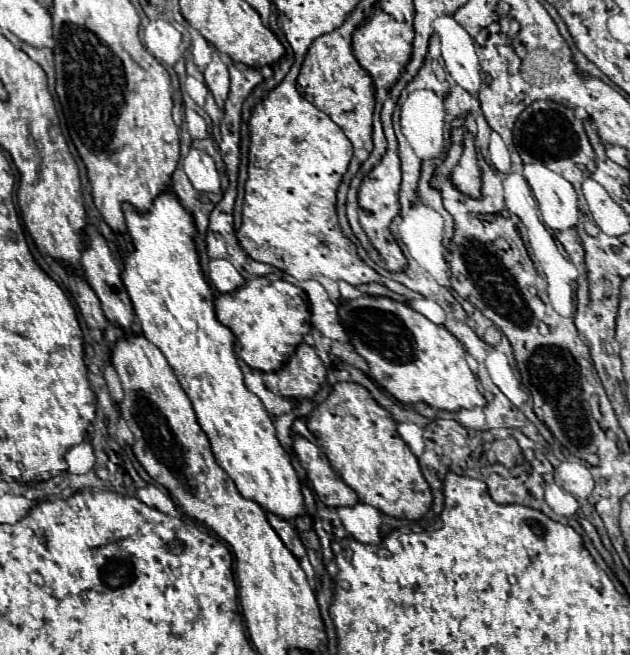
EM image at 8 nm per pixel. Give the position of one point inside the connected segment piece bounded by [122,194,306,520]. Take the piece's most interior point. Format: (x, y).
(175, 306)

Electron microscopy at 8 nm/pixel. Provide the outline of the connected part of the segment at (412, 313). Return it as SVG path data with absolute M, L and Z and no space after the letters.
M386 296L342 300L338 316L350 344L368 362L370 378L374 378L398 402L406 406L426 402L432 408L448 412L486 406L484 396L476 388L478 380L466 364L464 346L444 326L430 322L410 306Z

